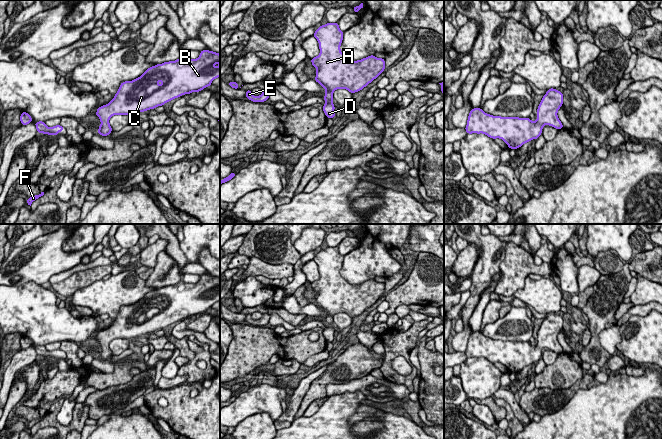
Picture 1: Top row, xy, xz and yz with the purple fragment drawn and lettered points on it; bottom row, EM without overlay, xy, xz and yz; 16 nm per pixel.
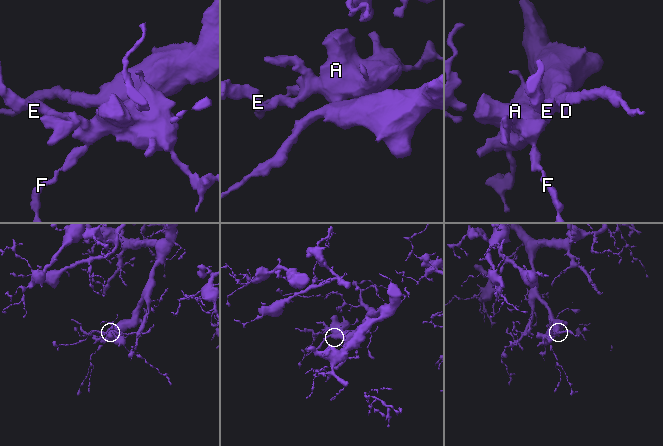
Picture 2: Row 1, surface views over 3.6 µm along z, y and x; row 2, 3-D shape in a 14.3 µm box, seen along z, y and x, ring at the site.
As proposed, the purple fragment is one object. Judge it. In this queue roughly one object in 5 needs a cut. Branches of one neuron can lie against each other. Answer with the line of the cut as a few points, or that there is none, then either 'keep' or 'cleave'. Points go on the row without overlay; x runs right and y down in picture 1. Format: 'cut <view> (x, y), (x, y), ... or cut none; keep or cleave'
cut none; keep

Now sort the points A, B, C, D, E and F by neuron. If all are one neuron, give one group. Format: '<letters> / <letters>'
A B C D E F

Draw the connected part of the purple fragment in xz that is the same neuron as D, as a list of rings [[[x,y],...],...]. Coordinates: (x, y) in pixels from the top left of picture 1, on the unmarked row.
[[[338,246],[336,247],[327,247],[325,249],[321,249],[313,258],[313,260],[317,263],[319,267],[320,278],[311,283],[312,289],[317,293],[315,305],[318,306],[326,316],[326,319],[323,323],[326,327],[323,329],[323,335],[327,342],[334,342],[335,330],[332,326],[333,324],[333,316],[337,313],[346,313],[352,318],[362,314],[369,307],[371,307],[374,303],[376,303],[385,293],[385,283],[376,282],[375,279],[371,279],[365,281],[364,283],[352,285],[347,280],[345,280],[341,274],[340,269],[342,268],[344,256],[339,253]]]

